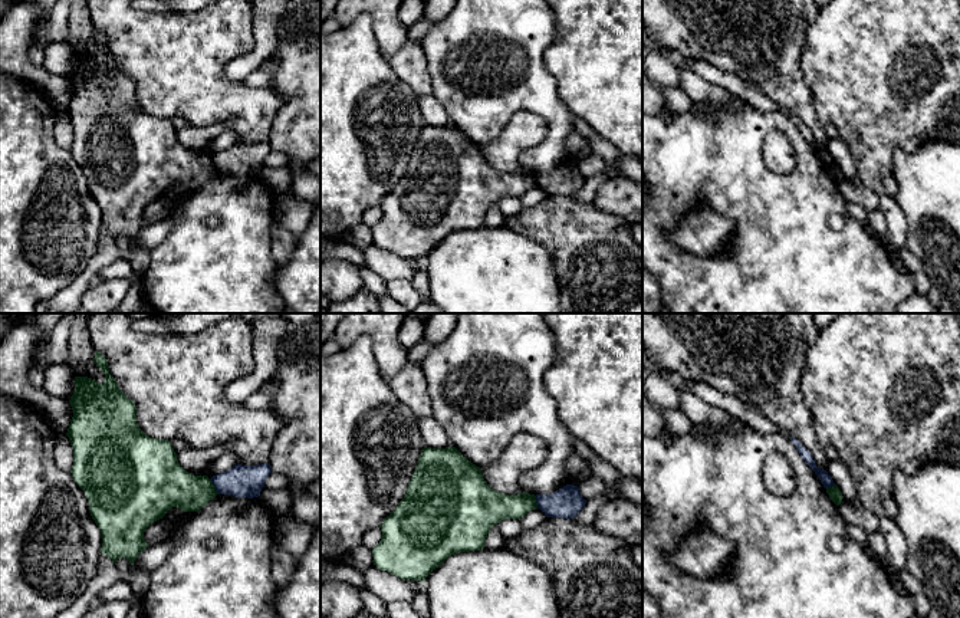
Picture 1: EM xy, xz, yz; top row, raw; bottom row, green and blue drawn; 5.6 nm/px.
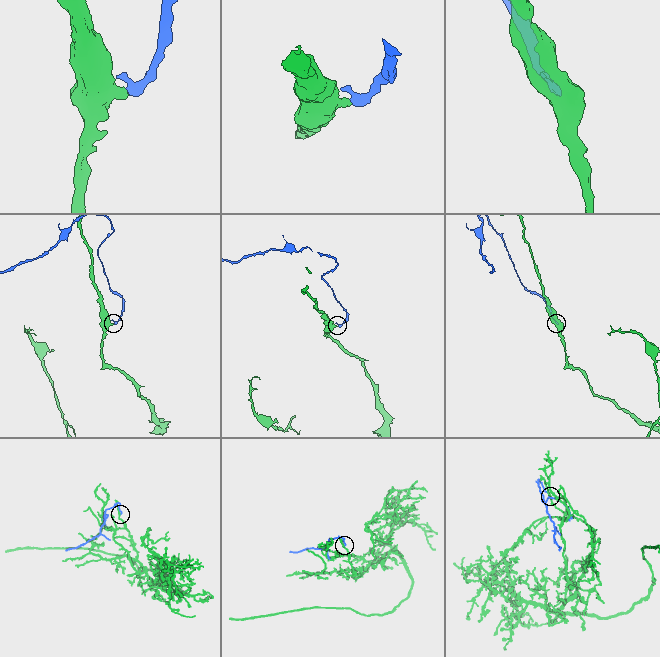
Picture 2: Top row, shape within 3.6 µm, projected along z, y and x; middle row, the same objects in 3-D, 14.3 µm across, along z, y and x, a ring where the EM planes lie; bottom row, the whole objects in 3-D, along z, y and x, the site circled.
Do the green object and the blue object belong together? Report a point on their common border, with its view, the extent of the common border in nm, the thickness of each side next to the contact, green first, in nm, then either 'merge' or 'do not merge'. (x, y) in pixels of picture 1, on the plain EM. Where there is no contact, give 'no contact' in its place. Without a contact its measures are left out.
meets green in xy at (213, 164); contact 110 nm long; 240 nm thick on the green side, 180 nm on the other; do not merge

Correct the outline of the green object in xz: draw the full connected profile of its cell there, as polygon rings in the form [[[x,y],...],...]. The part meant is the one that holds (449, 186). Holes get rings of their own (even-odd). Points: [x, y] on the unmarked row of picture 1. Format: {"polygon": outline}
{"polygon": [[[424,125],[404,177],[379,204],[382,216],[372,227],[374,243],[402,259],[424,260],[448,234],[484,227],[494,203],[504,197],[520,198],[533,187],[537,187],[535,172],[504,172],[490,167],[481,147],[456,125]]]}

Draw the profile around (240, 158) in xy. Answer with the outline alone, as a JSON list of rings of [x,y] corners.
[[[269,141],[257,144],[236,142],[227,149],[213,154],[210,158],[218,172],[253,177],[260,174],[270,151]]]

